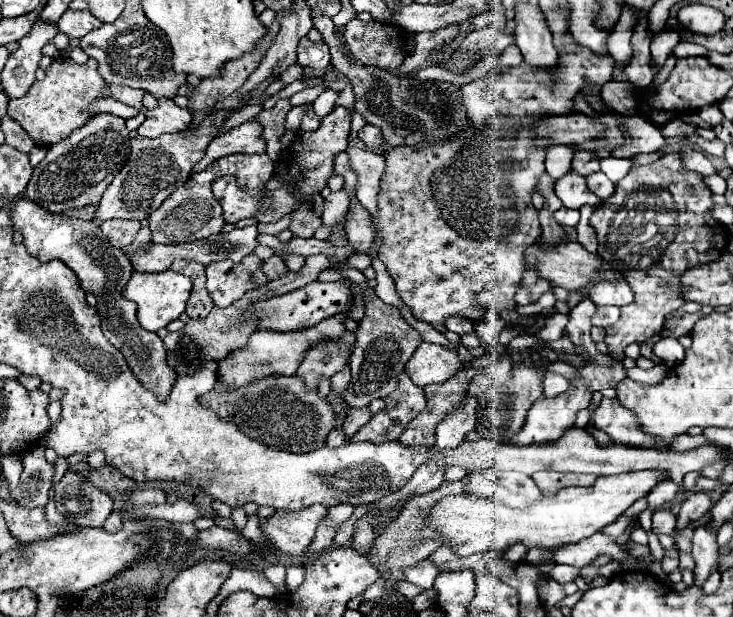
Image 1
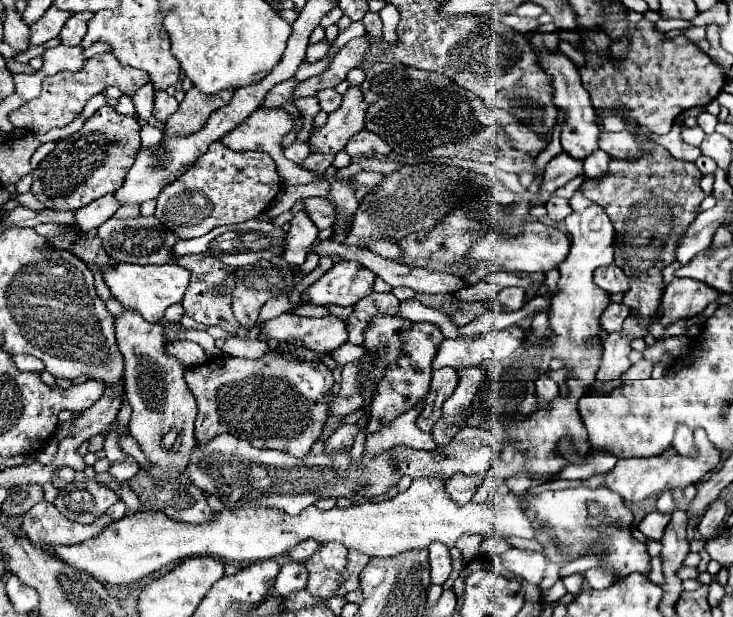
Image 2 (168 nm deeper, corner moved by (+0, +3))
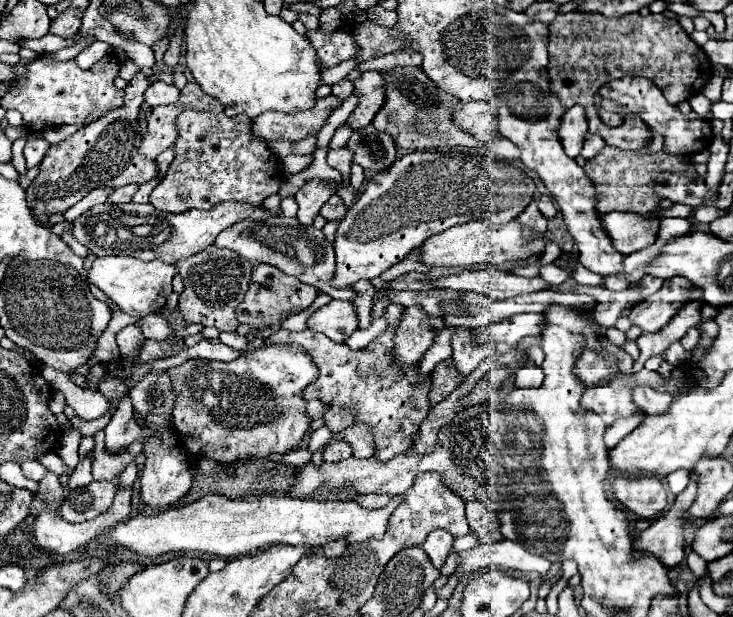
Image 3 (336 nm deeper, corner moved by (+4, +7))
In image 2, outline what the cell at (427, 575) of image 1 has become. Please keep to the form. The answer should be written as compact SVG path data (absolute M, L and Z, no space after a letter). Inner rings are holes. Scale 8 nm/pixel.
M431 544L429 562L431 562L431 582L433 584L443 584L453 570L449 548L443 546L443 544Z

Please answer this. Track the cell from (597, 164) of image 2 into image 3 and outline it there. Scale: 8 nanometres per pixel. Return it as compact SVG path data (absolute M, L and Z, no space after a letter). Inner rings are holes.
M587 132L587 134L585 134L585 146L583 146L581 154L583 154L587 160L591 160L593 156L597 156L597 154L603 150L603 146L605 146L605 140L603 140L599 134Z

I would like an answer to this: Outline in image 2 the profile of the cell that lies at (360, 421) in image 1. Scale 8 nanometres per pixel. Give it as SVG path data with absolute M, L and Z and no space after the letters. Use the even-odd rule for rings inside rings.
M343 424L337 428L337 432L333 432L327 440L325 440L325 454L333 454L339 448L351 448L355 434L359 432L357 424Z

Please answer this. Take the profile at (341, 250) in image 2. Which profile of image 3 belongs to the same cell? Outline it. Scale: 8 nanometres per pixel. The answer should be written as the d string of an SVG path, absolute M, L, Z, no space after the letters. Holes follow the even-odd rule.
M479 270L479 272L461 272L453 276L443 276L435 280L435 288L453 288L453 290L471 290L485 294L489 298L505 300L513 298L519 294L531 294L531 292L541 292L547 290L547 282L543 278L523 278L515 276L511 272L489 272L489 270Z

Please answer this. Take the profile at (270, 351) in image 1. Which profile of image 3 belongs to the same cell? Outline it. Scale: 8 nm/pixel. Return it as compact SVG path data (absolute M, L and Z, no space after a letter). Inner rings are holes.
M333 300L331 304L327 304L315 312L307 320L307 326L317 332L323 332L333 342L345 342L359 328L357 310L355 310L353 302Z

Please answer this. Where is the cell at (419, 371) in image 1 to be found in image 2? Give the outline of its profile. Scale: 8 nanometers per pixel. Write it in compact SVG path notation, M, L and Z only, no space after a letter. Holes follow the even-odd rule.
M509 326L505 330L489 332L485 336L443 340L443 344L437 350L437 356L433 358L433 370L441 370L447 366L455 370L479 366L487 358L503 360L523 344L525 334L525 328Z

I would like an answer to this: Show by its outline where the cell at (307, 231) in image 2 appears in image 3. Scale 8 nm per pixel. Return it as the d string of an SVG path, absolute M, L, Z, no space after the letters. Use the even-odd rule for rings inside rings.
M307 180L299 192L295 194L295 200L299 204L299 212L297 212L297 220L305 226L313 224L313 218L319 214L319 208L337 192L337 188L333 184L329 184L327 180Z

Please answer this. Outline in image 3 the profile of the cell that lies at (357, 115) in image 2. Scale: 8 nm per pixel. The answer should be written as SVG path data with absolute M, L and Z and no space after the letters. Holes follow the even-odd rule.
M365 72L357 82L355 82L355 92L359 92L359 104L347 124L353 130L359 130L367 124L373 122L375 114L381 110L383 100L385 100L385 80L381 72Z

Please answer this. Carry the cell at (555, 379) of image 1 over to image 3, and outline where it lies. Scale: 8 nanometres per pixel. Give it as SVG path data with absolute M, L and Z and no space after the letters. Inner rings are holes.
M535 364L521 366L515 372L515 388L539 388L543 384L543 370Z

